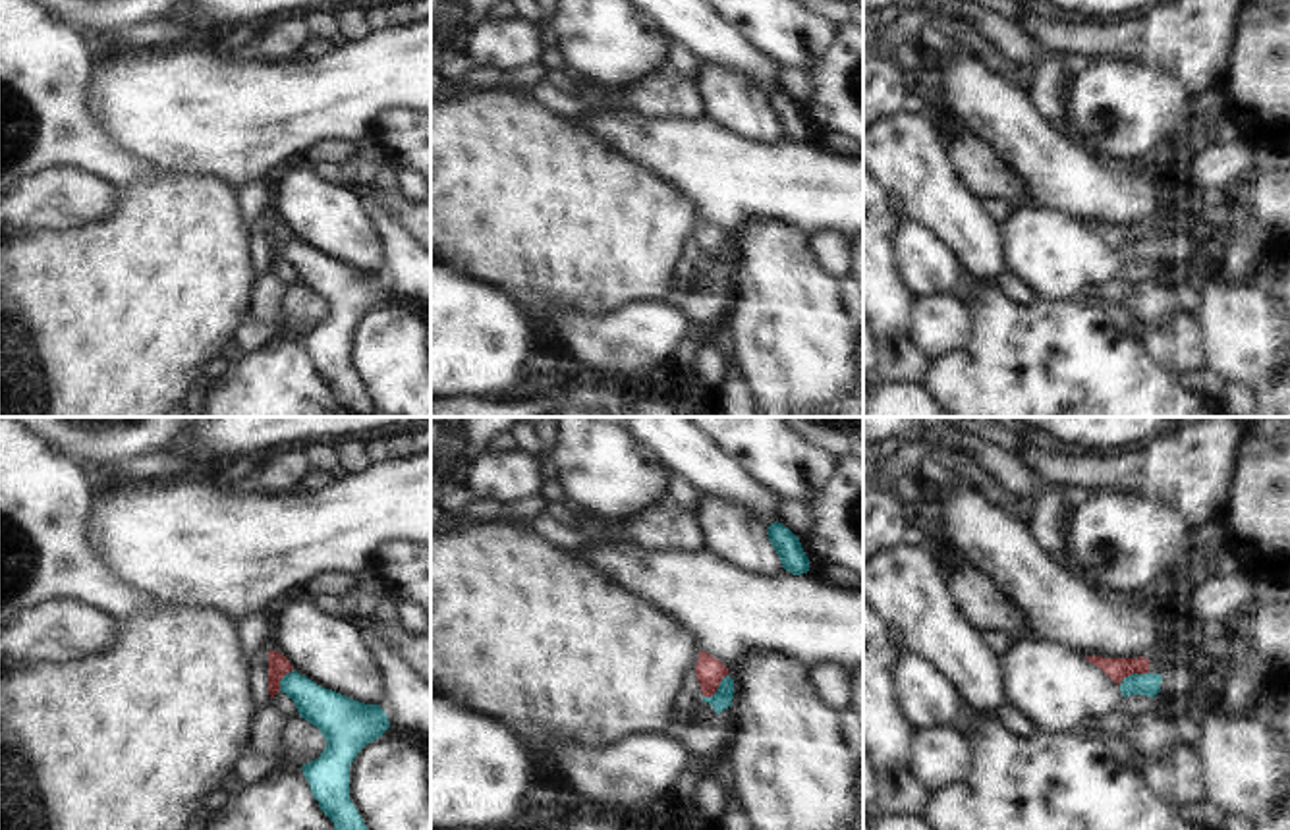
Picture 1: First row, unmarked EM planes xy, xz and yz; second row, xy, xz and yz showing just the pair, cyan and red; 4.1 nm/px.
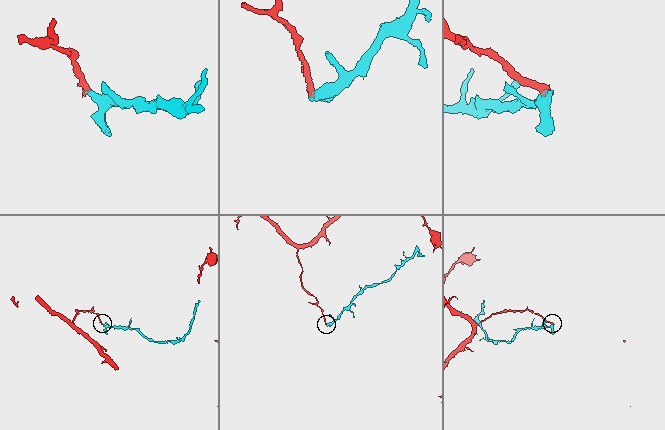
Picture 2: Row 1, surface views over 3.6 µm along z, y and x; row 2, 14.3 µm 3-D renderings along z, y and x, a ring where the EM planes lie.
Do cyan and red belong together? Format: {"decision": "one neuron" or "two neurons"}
{"decision": "two neurons"}

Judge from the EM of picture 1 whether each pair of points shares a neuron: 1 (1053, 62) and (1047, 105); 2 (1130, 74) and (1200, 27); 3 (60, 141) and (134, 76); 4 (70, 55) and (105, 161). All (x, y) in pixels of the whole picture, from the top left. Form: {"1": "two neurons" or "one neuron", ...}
{"1": "one neuron", "2": "two neurons", "3": "two neurons", "4": "one neuron"}

